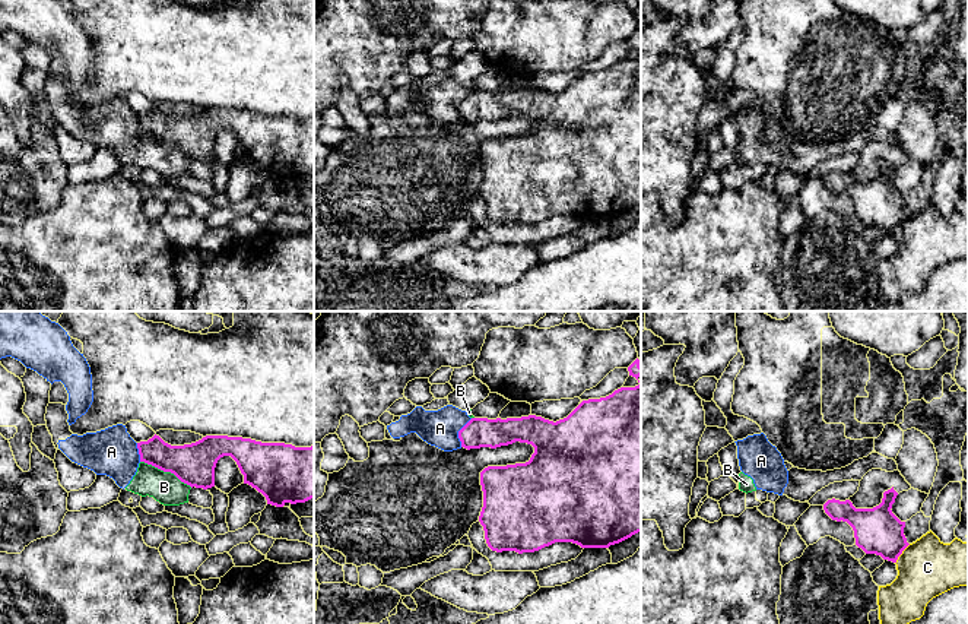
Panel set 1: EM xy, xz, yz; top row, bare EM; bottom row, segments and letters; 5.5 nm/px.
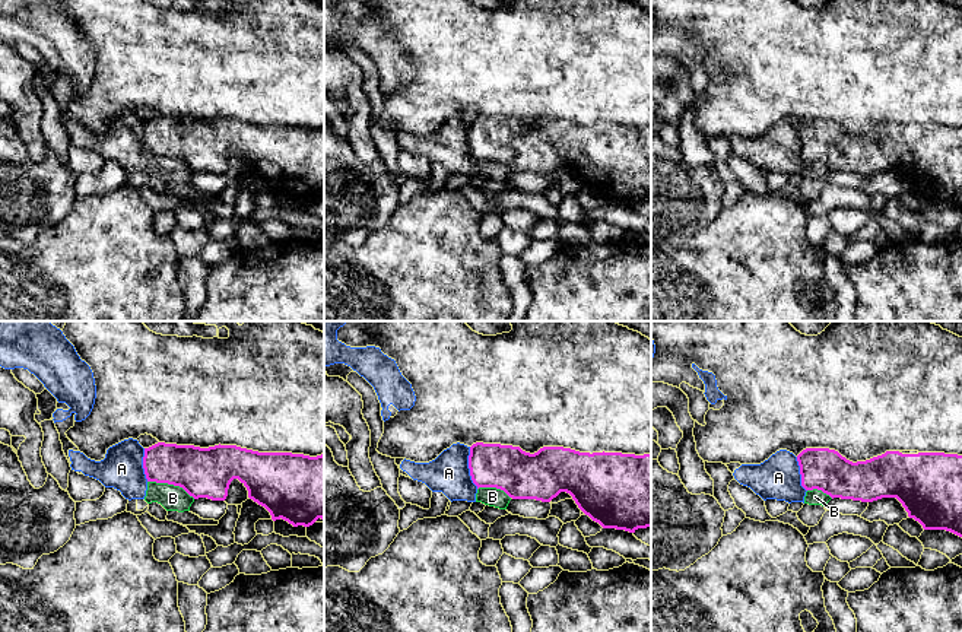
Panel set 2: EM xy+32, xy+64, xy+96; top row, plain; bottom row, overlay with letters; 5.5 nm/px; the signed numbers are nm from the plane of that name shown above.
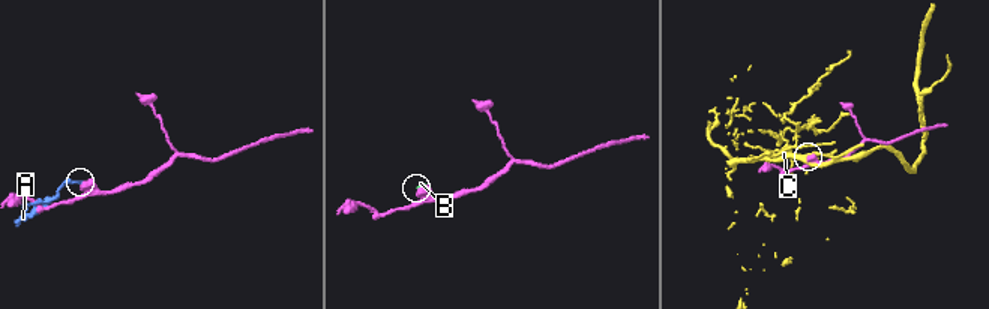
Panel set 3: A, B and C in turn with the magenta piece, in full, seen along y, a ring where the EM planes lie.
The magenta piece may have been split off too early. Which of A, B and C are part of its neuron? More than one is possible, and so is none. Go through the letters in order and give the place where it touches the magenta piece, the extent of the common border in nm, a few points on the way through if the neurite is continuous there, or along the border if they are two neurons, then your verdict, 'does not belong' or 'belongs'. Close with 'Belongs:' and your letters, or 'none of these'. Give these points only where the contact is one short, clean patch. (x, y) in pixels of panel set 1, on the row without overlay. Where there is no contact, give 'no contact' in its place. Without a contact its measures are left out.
A: contact xz (459, 105); length 170 nm; border xz (472, 91), (459, 104), (460, 119); does not belong
B: contact xy (167, 143); length 320 nm; border xy (140, 133), (173, 145), (191, 160); does not belong
C: contact yz (901, 225); length 140 nm; does not belong
Belongs: none of these

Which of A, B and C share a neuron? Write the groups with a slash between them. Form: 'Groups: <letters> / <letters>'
Groups: A B / C

